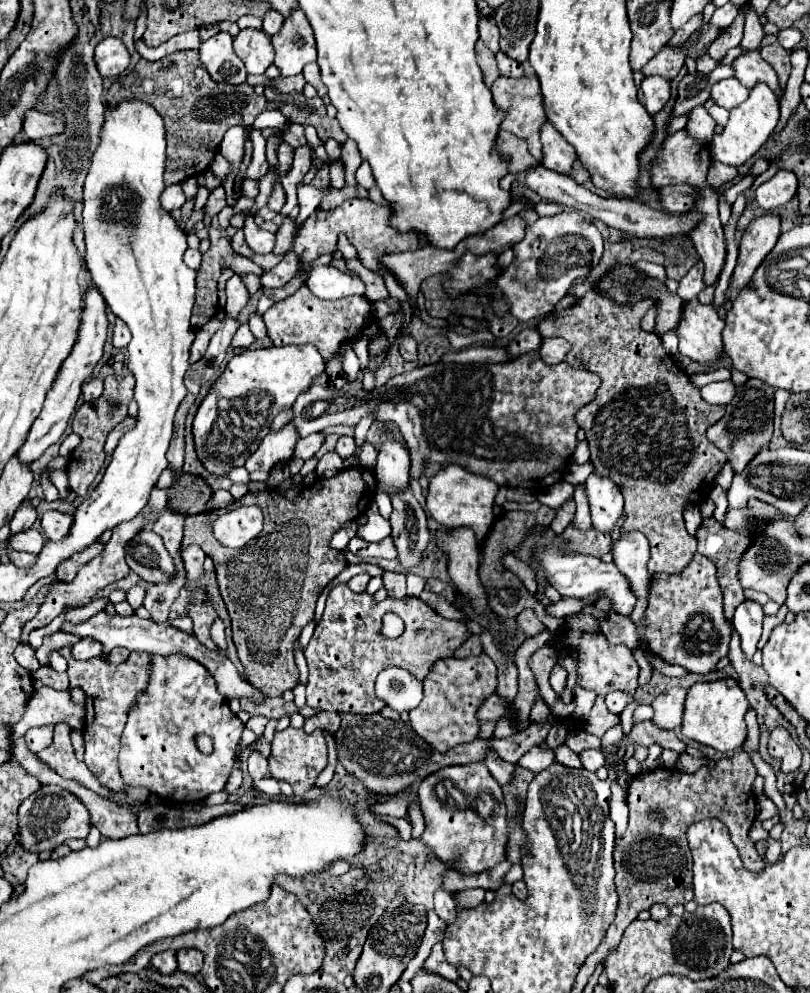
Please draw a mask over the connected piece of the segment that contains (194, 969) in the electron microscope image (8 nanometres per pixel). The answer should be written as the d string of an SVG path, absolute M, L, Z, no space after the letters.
M180 949L176 951L176 959L178 959L178 969L184 973L200 973L202 969L202 953L198 949Z

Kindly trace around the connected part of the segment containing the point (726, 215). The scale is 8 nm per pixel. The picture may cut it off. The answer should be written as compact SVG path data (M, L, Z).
M717 189L717 193L718 193L718 208L719 208L719 216L720 216L720 221L722 226L724 227L731 216L731 205L729 205L724 197L724 191L722 191L721 189Z

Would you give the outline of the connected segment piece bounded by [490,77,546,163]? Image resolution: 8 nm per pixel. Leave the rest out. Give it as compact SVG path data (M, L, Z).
M498 77L492 87L492 101L494 105L504 111L504 121L500 129L514 133L516 137L524 139L528 143L528 151L536 157L536 161L542 161L542 143L540 143L540 127L546 123L546 113L544 113L544 101L540 93L540 83L536 77L520 77L520 79L508 79L508 77Z

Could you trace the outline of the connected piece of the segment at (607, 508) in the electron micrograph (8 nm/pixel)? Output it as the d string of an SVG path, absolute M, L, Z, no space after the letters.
M592 473L586 479L586 489L594 527L602 533L612 533L618 519L622 517L622 507L624 507L620 489L610 479L598 473Z

